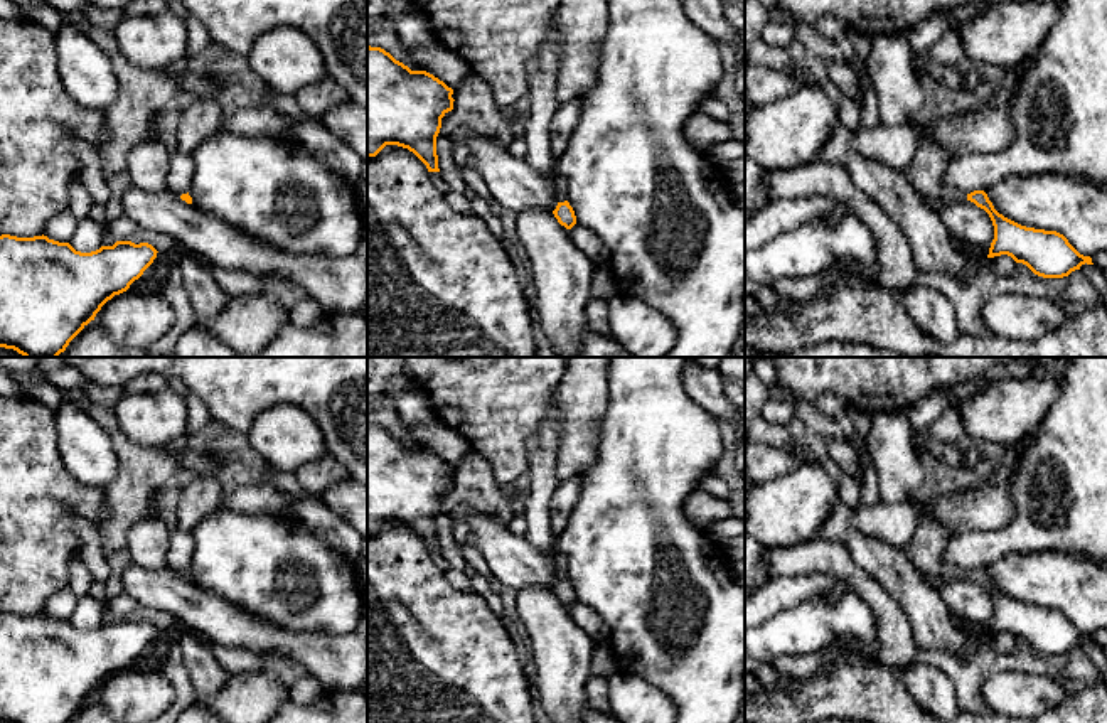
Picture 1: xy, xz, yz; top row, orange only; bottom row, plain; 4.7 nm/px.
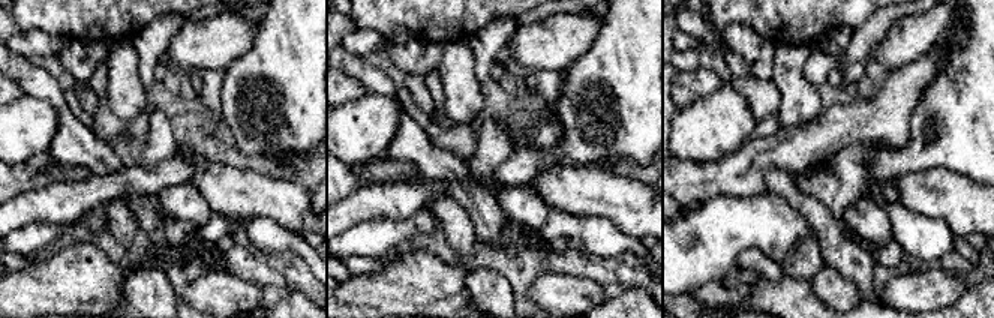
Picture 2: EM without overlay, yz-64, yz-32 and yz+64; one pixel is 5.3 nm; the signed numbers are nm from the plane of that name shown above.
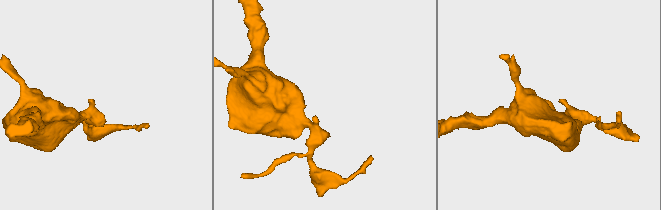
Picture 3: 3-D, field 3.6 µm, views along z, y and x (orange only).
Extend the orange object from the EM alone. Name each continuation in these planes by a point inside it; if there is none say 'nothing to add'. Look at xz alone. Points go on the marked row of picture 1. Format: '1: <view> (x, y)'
1: xz (561, 184)

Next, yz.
1: yz (925, 172)

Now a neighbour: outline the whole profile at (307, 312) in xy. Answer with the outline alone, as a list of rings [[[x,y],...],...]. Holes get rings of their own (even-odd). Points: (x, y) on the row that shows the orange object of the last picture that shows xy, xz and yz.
[[[305,298],[288,312],[290,322],[297,327],[312,327],[325,315],[325,308],[315,298]]]

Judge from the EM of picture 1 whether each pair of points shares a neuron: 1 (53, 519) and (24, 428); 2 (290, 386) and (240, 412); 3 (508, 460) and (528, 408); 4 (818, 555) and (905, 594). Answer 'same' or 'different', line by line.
1: same
2: same
3: same
4: different

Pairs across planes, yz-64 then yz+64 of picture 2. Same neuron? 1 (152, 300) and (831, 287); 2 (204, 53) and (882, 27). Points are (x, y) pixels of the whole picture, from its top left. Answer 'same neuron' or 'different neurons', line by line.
1: same neuron
2: different neurons

